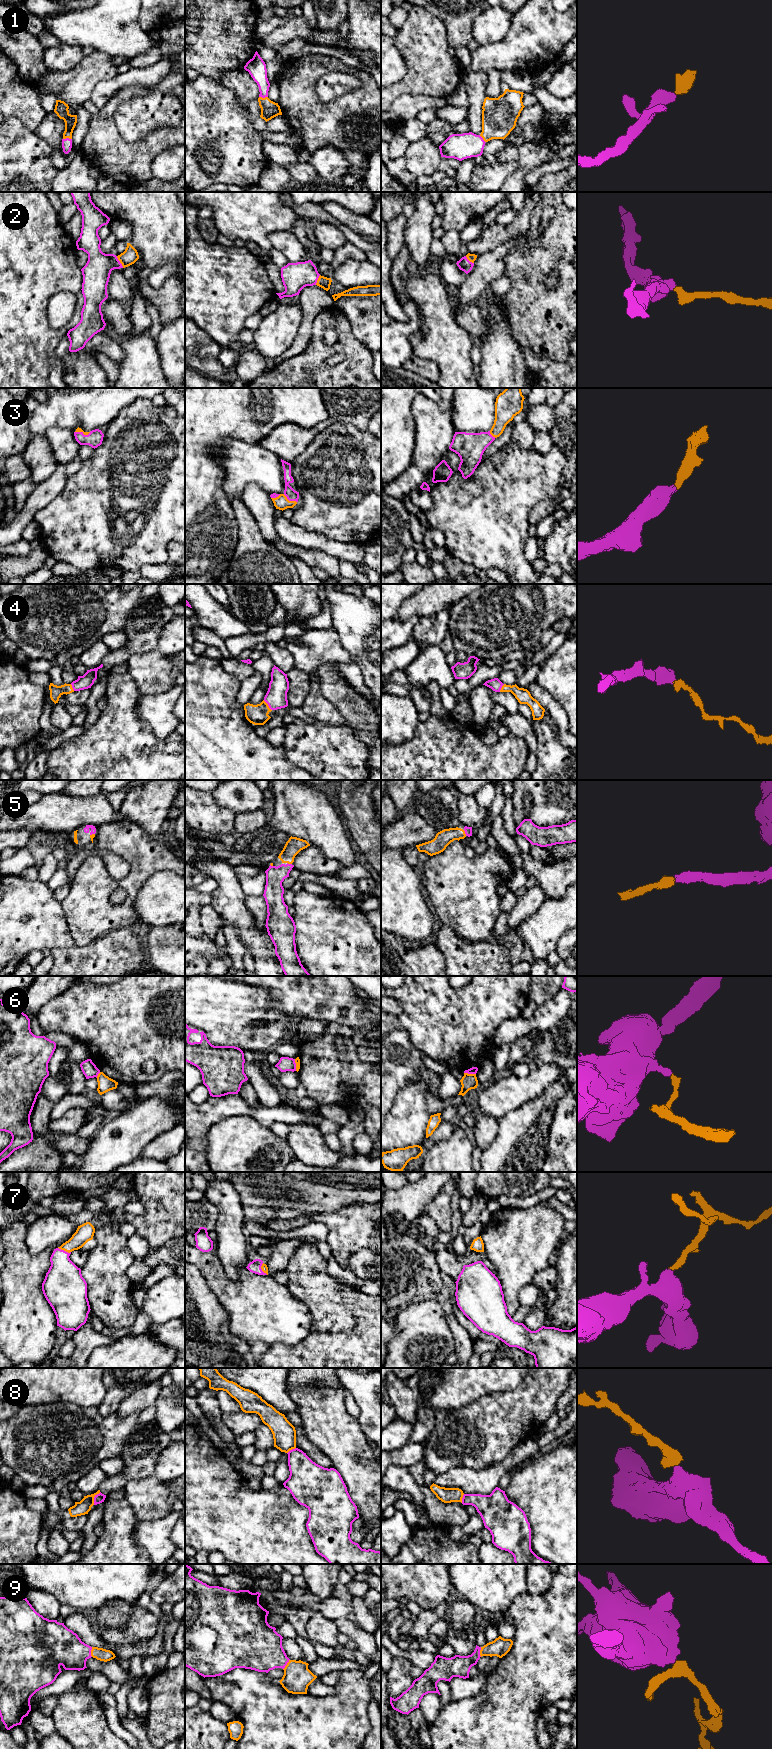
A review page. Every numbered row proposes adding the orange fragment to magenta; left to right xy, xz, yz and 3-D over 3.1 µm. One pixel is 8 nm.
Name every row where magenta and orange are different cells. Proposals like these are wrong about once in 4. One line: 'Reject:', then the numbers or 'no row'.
Reject: 6, 8

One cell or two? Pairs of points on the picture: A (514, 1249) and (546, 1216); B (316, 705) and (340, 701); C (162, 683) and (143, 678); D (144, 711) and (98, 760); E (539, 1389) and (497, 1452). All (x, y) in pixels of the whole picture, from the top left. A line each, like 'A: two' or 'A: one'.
A: one
B: two
C: one
D: two
E: one

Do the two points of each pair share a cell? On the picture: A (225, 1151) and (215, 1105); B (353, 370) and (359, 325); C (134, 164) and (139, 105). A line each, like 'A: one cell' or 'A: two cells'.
A: two cells
B: two cells
C: two cells

